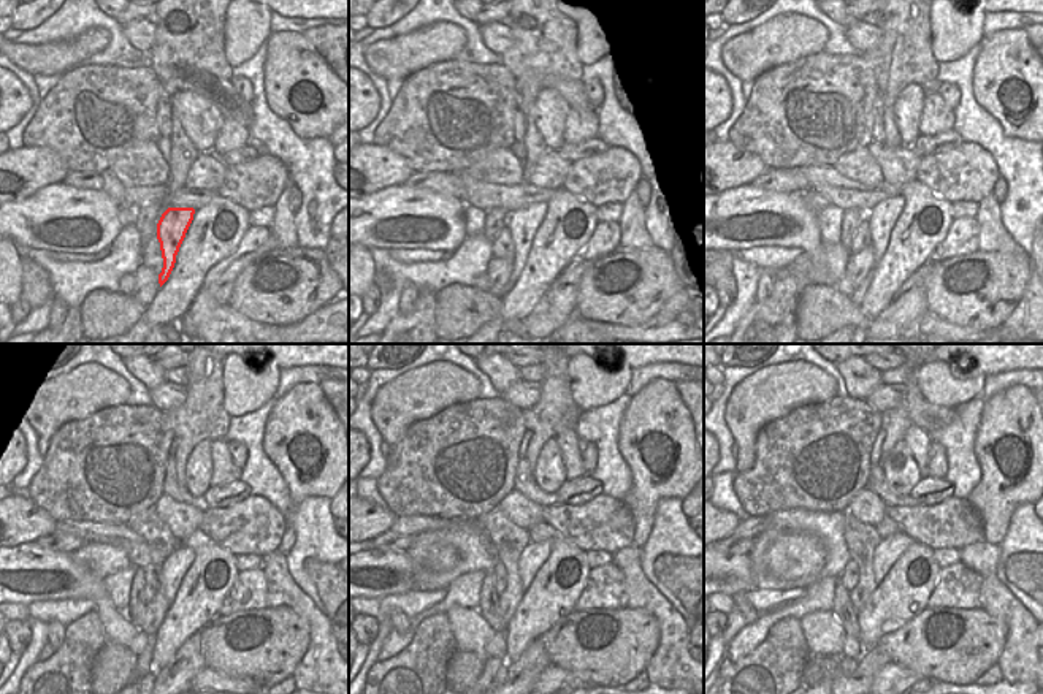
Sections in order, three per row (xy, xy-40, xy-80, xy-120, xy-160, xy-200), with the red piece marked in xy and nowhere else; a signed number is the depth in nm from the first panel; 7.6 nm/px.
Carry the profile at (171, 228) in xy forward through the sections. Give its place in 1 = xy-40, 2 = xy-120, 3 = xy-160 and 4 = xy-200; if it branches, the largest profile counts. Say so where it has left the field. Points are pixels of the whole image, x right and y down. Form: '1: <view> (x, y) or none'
1: xy-40 (523, 222)
2: xy-120 (171, 572)
3: xy-160 (534, 553)
4: xy-200 (890, 549)

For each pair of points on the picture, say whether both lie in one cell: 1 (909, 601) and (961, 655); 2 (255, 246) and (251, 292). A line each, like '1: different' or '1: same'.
1: different
2: different

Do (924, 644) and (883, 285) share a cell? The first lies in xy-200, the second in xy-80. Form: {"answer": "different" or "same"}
{"answer": "different"}

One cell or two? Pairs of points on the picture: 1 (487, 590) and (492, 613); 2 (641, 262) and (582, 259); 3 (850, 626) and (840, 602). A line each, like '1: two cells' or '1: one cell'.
1: one cell
2: two cells
3: one cell

